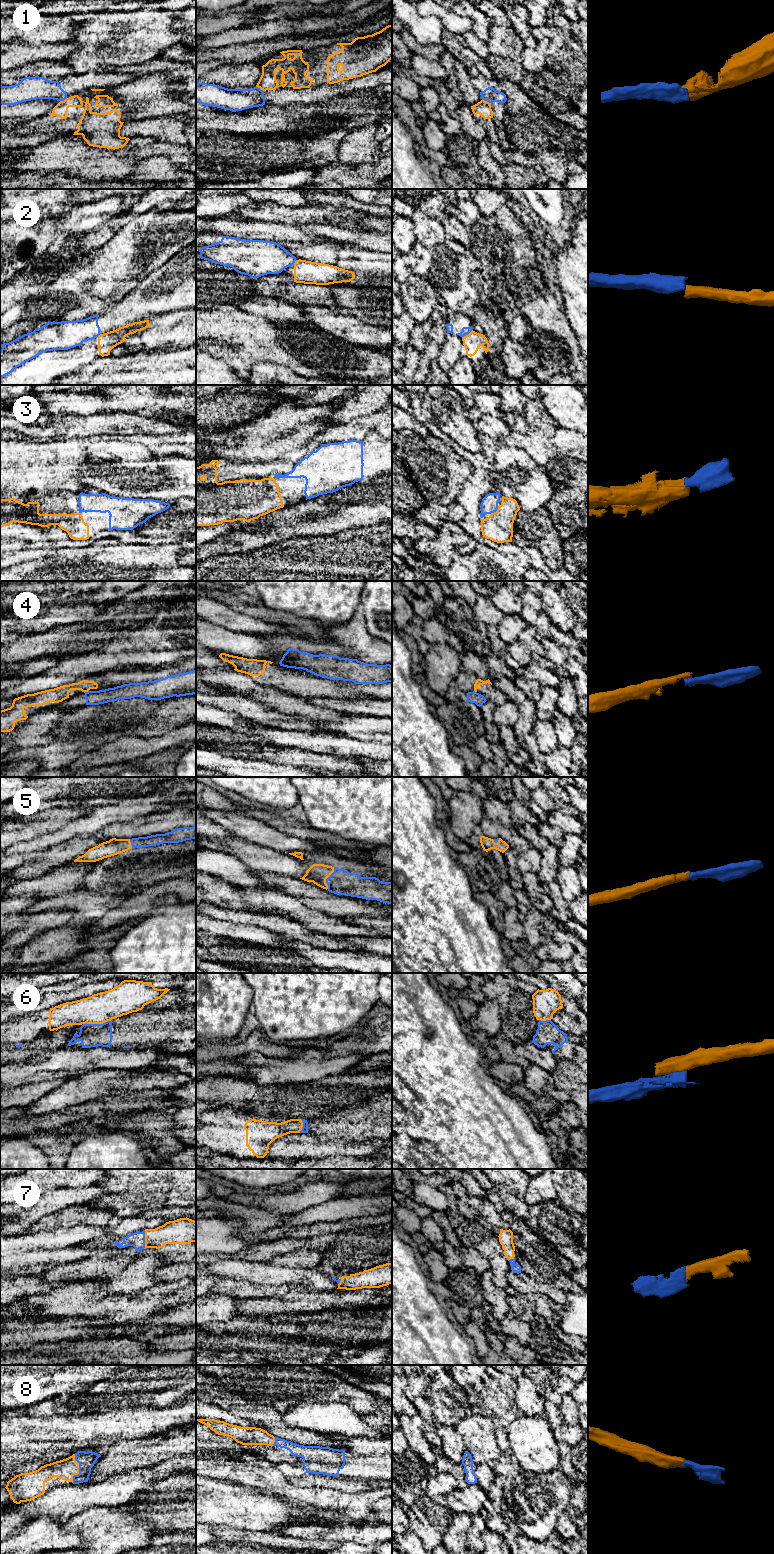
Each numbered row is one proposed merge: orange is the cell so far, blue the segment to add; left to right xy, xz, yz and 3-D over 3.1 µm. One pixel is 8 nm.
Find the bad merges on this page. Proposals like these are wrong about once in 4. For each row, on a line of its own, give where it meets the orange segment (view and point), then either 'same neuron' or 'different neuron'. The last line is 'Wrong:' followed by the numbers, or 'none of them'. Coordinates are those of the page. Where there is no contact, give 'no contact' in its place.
1: contact xz (260, 88); different neuron
2: contact yz (468, 334); different neuron
3: contact yz (497, 510); same neuron
4: contact xy (86, 691); different neuron
5: contact xz (327, 877); same neuron
6: contact xy (96, 1023); different neuron
7: contact xy (145, 1238); same neuron
8: contact xy (78, 1469); same neuron
Wrong: 1, 2, 4, 6

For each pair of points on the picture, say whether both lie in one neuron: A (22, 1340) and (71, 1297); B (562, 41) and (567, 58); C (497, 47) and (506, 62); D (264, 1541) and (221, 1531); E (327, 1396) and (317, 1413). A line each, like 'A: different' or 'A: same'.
A: different
B: same
C: same
D: same
E: different

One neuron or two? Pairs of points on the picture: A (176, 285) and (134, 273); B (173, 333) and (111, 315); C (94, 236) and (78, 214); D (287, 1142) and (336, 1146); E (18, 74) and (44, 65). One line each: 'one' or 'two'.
A: two
B: two
C: two
D: one
E: one

